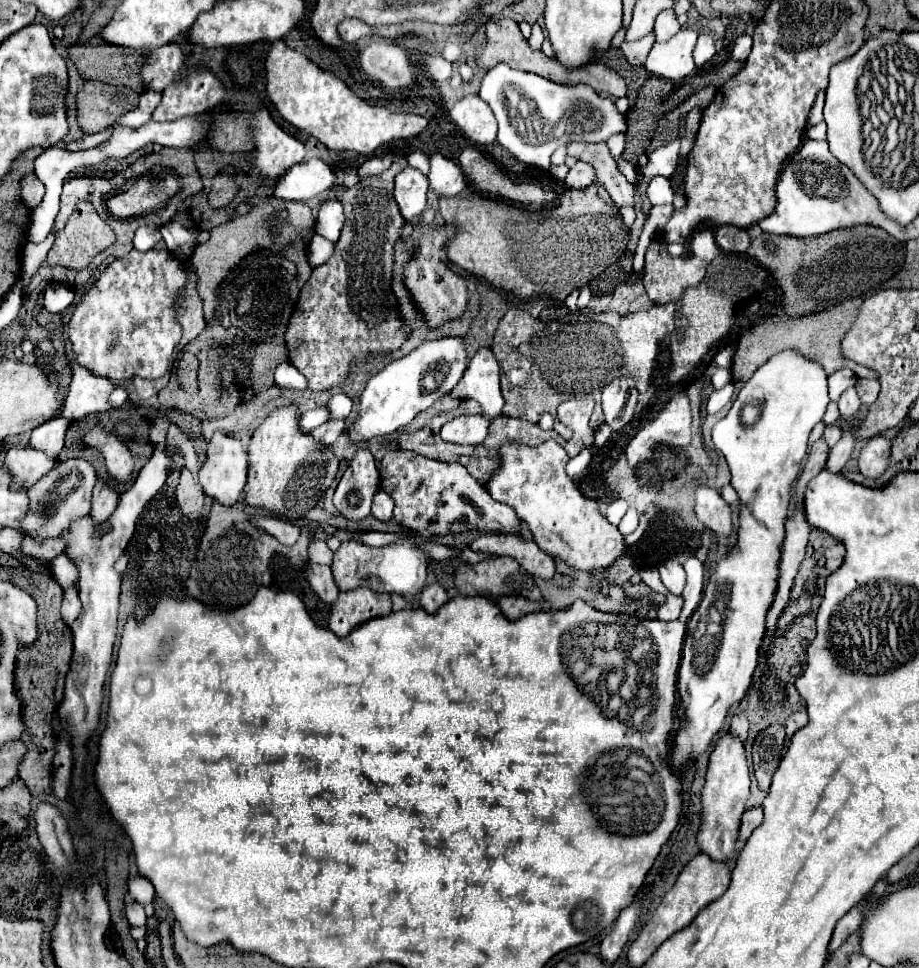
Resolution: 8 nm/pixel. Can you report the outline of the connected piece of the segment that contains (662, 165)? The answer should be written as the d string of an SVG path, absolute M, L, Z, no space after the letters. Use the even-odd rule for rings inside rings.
M680 135L666 147L666 149L656 149L650 157L648 157L648 165L646 167L638 167L638 185L642 189L642 197L644 191L648 187L648 181L654 175L664 175L670 177L678 165L678 149L680 149Z

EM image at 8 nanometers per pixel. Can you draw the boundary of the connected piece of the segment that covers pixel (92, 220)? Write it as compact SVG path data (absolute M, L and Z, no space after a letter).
M78 203L72 217L68 219L66 227L56 235L56 241L46 257L48 265L62 265L68 269L86 269L96 255L100 255L104 249L108 249L116 241L114 231L110 225L96 213L96 209L90 203Z

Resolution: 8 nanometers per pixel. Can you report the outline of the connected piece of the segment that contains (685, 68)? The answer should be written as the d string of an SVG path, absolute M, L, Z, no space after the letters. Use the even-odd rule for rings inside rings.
M680 29L670 41L656 43L646 59L646 69L656 77L680 81L694 71L692 51L696 47L698 33L692 29Z

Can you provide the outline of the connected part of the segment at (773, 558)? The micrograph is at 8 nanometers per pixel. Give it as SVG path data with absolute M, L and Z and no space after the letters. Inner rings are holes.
M784 349L772 355L742 387L738 393L732 409L728 415L718 421L712 429L712 441L718 451L726 457L732 473L732 487L740 495L740 531L736 549L732 549L716 567L716 573L708 579L704 589L704 597L694 609L688 631L682 647L682 659L678 669L678 729L672 735L672 749L670 749L670 763L676 771L684 771L690 763L694 763L702 753L706 753L720 733L728 709L742 701L750 683L752 671L756 667L760 639L764 637L764 615L768 611L768 603L772 603L772 595L776 589L778 579L778 561L780 561L780 547L784 541L784 519L788 515L790 505L790 489L792 481L798 477L800 463L806 455L806 443L812 427L822 421L824 411L830 403L828 397L828 375L824 367L796 349ZM746 403L760 407L760 417L752 425L744 425L740 421L742 409Z

